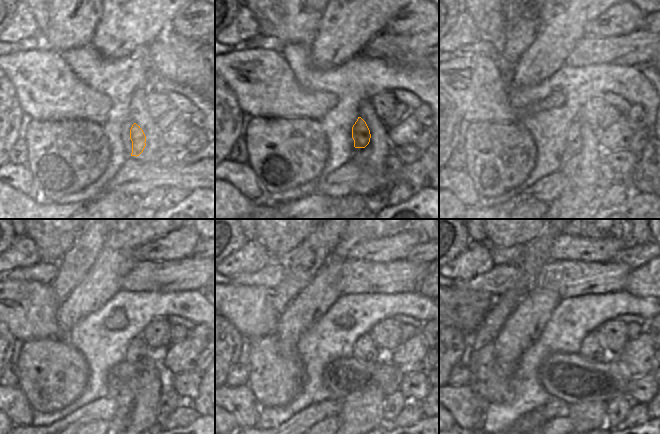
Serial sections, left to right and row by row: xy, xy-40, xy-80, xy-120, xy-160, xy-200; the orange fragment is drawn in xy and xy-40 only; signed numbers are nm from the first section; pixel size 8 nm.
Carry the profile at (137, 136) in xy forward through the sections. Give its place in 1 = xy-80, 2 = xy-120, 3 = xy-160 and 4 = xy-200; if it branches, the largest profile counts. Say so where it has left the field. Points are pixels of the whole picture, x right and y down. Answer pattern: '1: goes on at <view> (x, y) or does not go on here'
1: goes on at xy-80 (580, 134)
2: goes on at xy-120 (138, 352)
3: goes on at xy-160 (365, 350)
4: goes on at xy-200 (591, 348)

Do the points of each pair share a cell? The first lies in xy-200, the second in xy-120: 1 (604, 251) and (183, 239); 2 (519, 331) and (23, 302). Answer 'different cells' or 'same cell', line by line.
1: same cell
2: different cells

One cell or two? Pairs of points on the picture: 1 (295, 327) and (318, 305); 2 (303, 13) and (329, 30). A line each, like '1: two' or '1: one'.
1: one
2: two

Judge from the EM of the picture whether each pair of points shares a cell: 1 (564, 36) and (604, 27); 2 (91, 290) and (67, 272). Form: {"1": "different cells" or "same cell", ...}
{"1": "different cells", "2": "different cells"}

